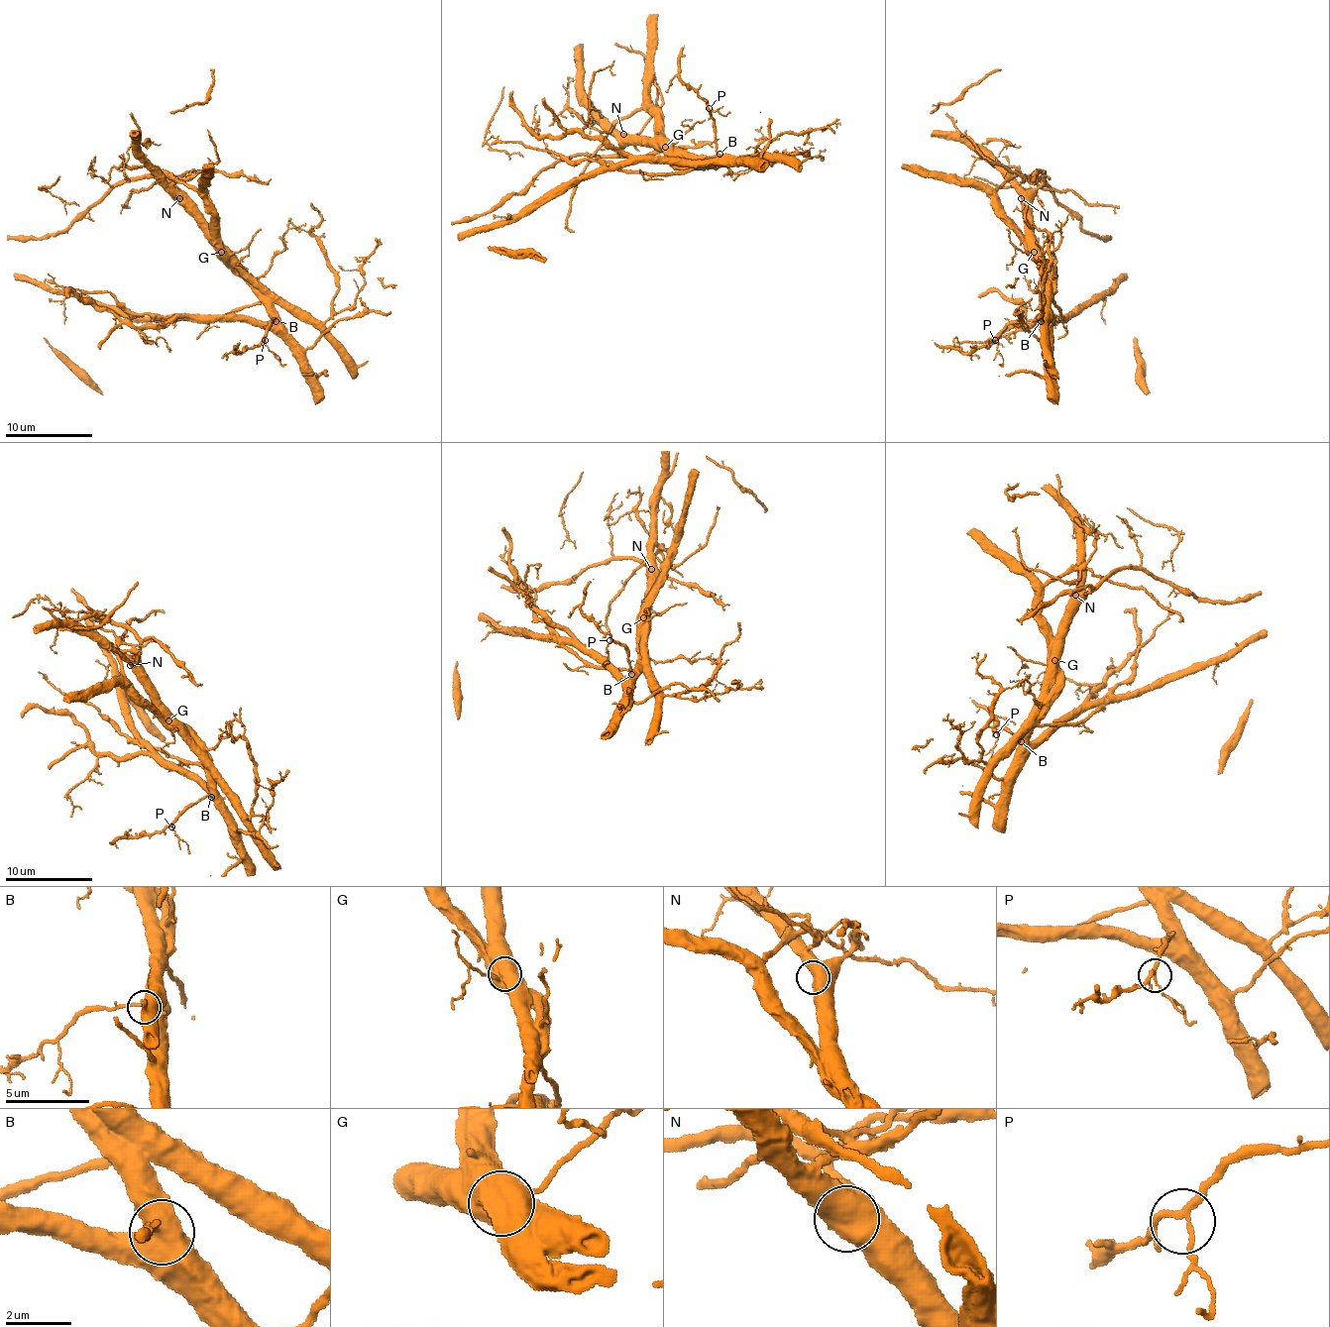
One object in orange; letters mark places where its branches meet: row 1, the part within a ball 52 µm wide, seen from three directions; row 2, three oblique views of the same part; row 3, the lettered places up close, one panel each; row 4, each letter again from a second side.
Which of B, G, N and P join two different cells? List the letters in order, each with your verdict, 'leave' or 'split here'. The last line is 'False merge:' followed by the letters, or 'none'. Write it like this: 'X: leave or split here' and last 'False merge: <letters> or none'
B: leave
G: split here
N: leave
P: leave
False merge: G

